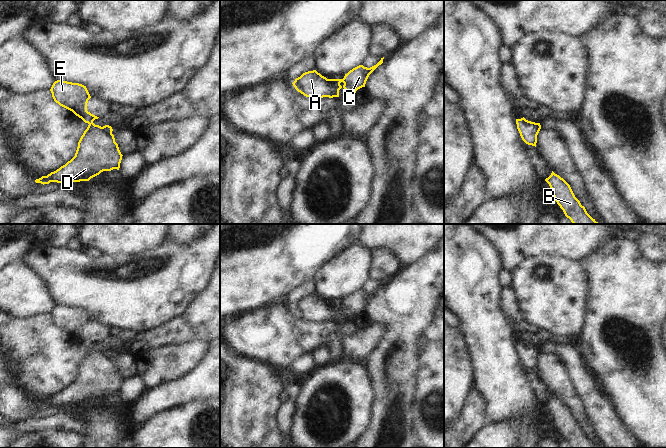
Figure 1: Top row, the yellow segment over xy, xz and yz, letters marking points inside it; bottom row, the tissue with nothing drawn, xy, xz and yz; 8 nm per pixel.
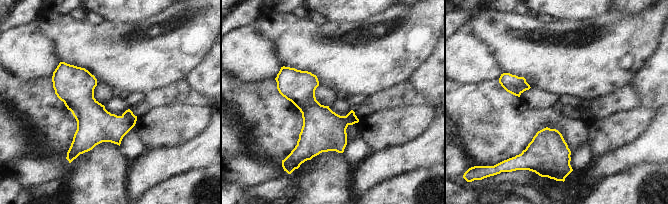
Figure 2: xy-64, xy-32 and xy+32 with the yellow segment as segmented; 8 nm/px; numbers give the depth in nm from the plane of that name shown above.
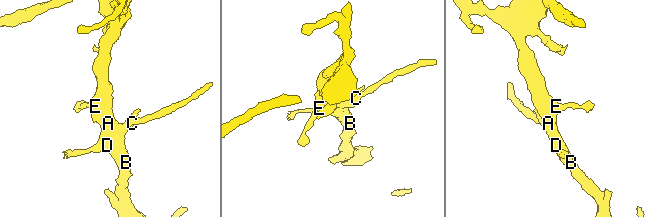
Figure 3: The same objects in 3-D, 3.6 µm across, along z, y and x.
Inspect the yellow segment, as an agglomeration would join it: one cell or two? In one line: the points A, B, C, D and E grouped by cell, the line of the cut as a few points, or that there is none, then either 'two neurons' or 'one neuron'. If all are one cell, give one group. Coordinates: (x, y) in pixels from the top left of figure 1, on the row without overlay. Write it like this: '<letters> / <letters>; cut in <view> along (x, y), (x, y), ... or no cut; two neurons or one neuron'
A B C D E; no cut; one neuron

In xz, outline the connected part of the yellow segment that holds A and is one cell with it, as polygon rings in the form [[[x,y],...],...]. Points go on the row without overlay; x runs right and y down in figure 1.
[[[384,281],[370,292],[359,289],[345,298],[343,303],[327,303],[313,294],[303,297],[292,308],[298,316],[314,323],[339,321],[342,311],[345,313],[345,320],[353,321],[358,313],[365,311],[369,299],[383,287],[383,283]]]

